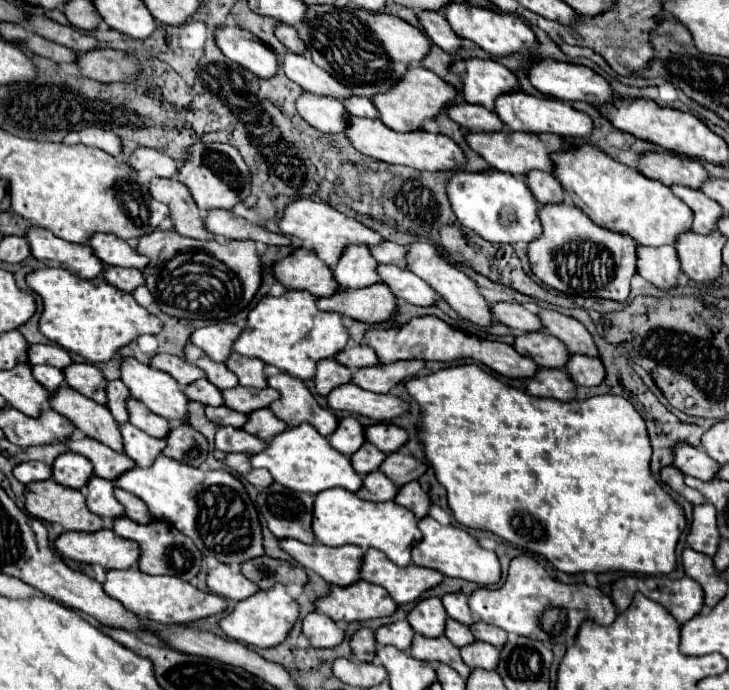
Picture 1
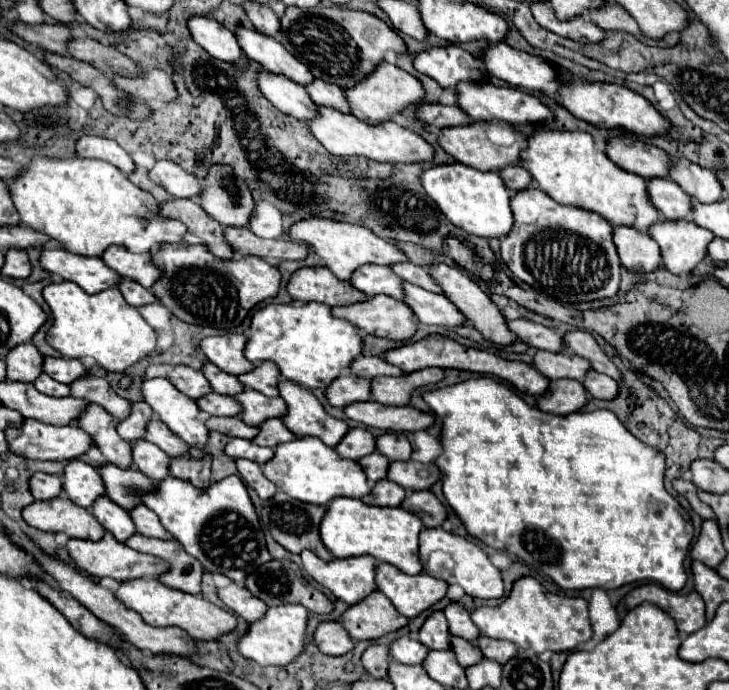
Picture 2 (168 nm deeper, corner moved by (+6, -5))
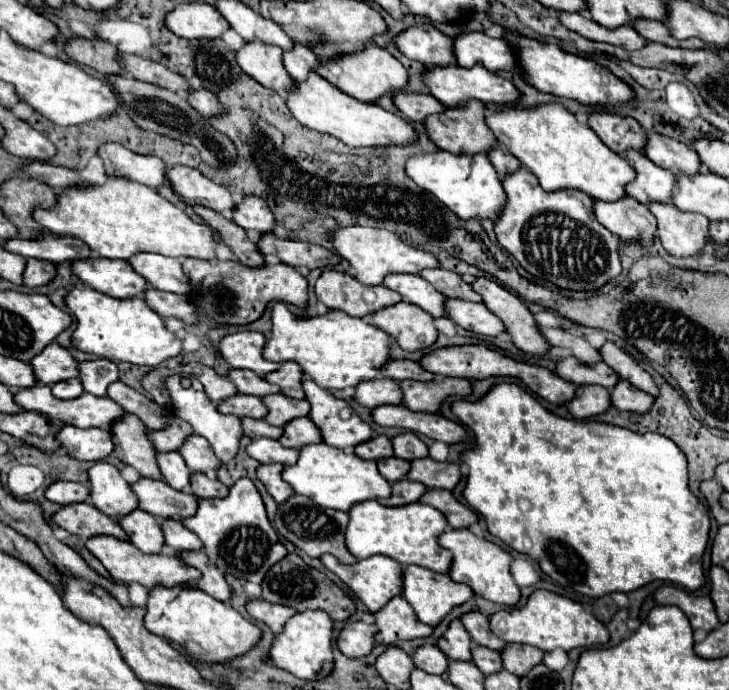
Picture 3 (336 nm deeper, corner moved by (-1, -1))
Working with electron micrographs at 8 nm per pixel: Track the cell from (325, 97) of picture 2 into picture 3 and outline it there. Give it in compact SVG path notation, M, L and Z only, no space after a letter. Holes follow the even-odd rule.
M293 41L293 51L283 51L283 65L293 79L305 81L317 65L317 57L313 55L313 51L309 51L309 47Z

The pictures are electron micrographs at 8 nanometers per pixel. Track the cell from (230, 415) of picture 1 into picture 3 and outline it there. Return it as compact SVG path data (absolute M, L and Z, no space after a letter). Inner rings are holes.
M243 419L243 433L251 439L255 437L271 437L271 439L279 439L281 437L281 427L273 427L269 425L265 419Z

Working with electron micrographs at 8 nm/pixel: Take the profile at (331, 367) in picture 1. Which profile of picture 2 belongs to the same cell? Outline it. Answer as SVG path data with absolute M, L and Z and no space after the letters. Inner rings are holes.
M346 373L334 379L326 389L326 399L334 407L346 407L354 401L368 401L370 399L370 379Z

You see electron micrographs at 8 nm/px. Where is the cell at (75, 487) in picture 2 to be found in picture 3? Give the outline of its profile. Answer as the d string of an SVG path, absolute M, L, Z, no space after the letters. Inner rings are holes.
M95 463L89 469L89 487L89 501L109 517L125 517L137 509L137 495L115 465Z

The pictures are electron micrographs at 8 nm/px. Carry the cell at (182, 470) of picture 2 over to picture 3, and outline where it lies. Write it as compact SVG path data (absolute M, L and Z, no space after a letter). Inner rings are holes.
M195 473L191 477L191 493L199 499L219 499L219 497L229 495L229 489L221 481L217 481L209 475Z

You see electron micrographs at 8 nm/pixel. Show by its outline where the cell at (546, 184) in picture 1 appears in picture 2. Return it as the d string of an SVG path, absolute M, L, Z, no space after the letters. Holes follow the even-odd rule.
M514 165L514 167L506 167L500 171L504 183L506 183L506 189L516 195L518 191L524 191L532 185L532 179L530 179L530 173L522 167L522 165Z

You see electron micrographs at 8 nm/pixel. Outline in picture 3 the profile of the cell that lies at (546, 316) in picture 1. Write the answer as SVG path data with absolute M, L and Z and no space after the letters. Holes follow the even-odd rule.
M607 341L601 349L603 361L625 381L629 381L633 387L657 397L657 385L653 377L623 349L619 349L613 341Z

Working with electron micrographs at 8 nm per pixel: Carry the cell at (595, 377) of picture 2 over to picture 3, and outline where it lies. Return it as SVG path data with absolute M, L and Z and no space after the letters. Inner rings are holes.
M619 381L617 383L617 387L611 391L611 401L621 411L641 413L641 415L645 411L649 411L649 407L653 407L653 397L643 393L643 391L637 391L627 381Z

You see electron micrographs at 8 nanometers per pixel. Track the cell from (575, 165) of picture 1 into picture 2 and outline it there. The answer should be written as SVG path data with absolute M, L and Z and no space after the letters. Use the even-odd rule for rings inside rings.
M538 131L528 139L528 151L522 151L522 167L532 173L536 185L562 205L582 207L602 215L612 227L634 227L648 233L658 223L658 209L650 205L646 181L614 165L606 153L594 147L594 139L582 131Z

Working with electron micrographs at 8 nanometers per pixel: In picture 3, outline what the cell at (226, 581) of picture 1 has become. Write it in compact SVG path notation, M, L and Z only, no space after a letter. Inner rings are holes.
M251 601L247 605L249 615L253 615L255 619L263 621L275 635L283 631L285 623L295 615L295 611L291 607L283 607L283 605L273 605L267 601Z

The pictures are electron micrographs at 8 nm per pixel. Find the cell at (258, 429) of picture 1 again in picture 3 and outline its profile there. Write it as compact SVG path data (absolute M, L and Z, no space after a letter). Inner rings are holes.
M299 417L285 425L285 433L279 441L283 447L301 449L311 443L321 443L323 439L321 439L321 431L317 431L317 427L315 427L315 423L311 423L311 419Z

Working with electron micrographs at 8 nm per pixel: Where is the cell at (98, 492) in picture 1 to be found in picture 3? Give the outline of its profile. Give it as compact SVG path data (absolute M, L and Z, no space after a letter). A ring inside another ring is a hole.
M135 509L133 513L119 517L119 525L129 533L129 541L143 553L161 553L165 547L165 535L161 531L161 519Z

